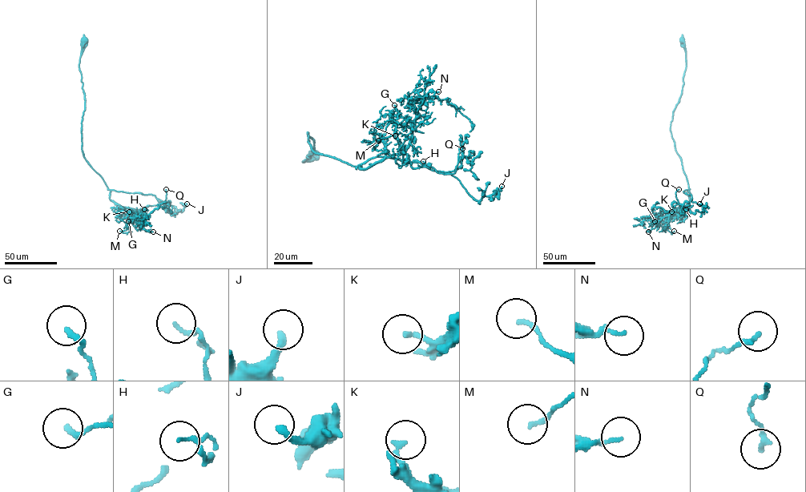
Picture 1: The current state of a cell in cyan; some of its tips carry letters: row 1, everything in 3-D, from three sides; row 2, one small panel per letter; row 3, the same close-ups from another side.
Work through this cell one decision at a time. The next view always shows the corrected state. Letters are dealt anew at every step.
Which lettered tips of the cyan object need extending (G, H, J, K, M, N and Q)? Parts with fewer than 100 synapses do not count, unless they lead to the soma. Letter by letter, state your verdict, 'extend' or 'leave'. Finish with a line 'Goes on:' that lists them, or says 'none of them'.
G: leave
H: leave
J: leave
K: leave
M: leave
N: leave
Q: leave
Goes on: none of them

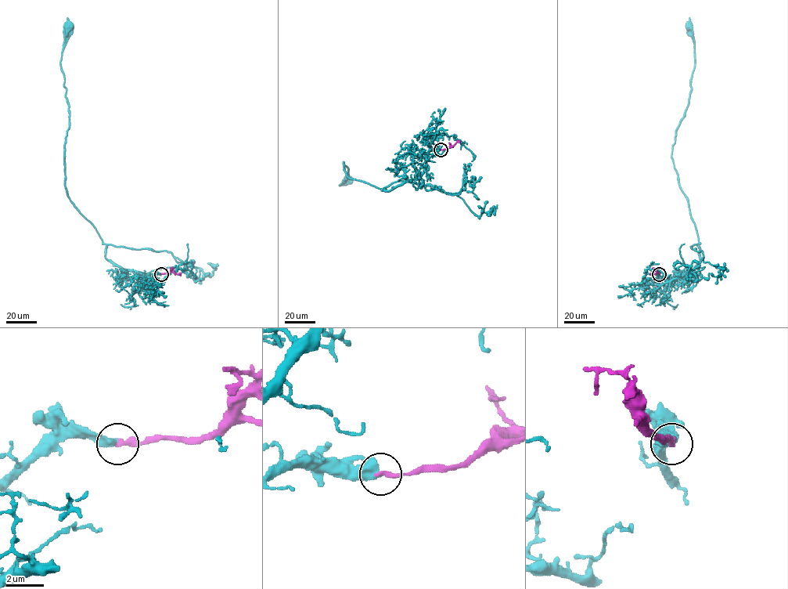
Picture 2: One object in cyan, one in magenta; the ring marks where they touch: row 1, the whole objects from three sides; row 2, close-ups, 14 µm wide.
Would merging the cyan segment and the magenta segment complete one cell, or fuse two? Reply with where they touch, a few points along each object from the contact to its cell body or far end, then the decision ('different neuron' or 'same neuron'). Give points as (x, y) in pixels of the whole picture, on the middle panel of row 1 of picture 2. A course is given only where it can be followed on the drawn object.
(440, 149) | cyan via (440, 149), (426, 153), (416, 178), (390, 190), (350, 178), (343, 162), (348, 175), (340, 185), (347, 179) | magenta via (440, 149), (459, 142) | same neuron

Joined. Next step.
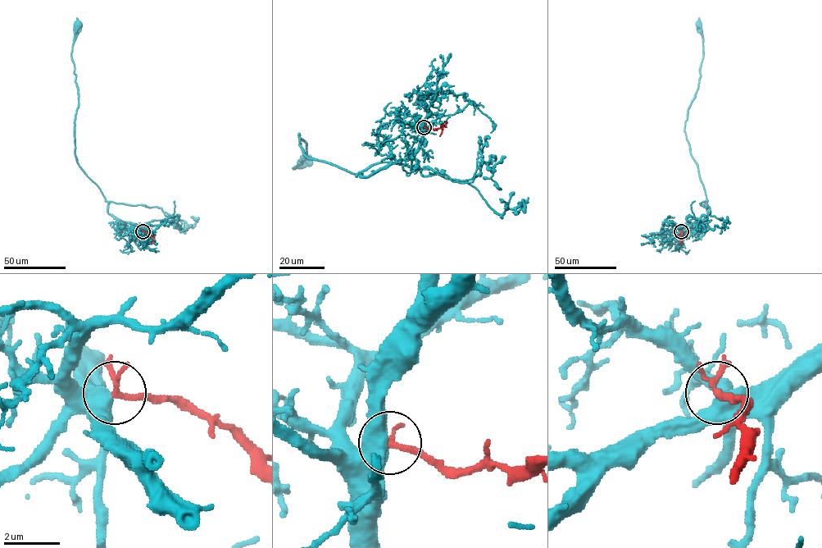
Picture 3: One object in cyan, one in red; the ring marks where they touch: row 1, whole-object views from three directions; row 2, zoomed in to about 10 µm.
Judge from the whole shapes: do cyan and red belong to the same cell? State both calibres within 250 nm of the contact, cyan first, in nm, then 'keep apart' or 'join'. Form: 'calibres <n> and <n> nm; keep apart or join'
calibres 480 and 160 nm; join

